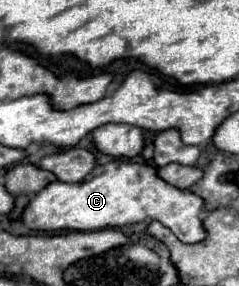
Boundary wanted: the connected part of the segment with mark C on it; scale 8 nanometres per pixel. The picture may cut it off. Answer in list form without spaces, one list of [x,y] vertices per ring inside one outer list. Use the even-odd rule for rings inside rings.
[[[111,160],[109,164],[97,166],[83,182],[51,182],[45,190],[37,192],[23,212],[23,224],[35,232],[83,232],[121,228],[143,220],[159,220],[181,242],[197,244],[205,238],[203,222],[199,218],[201,210],[203,200],[197,194],[163,182],[153,166],[135,164],[129,160]]]

